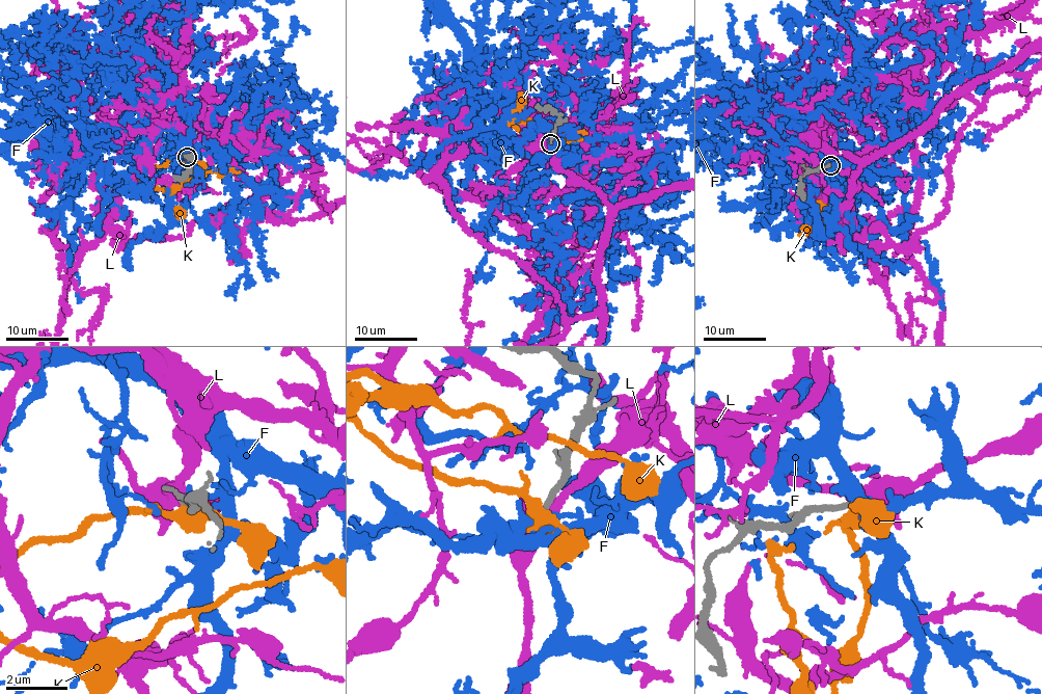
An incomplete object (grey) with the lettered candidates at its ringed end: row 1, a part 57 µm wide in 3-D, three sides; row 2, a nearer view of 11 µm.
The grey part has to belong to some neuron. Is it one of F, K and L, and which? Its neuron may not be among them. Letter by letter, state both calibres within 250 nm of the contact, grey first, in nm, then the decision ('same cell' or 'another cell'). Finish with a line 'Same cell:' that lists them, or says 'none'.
F: calibres 180 and 110 nm; another cell
K: calibres 200 and 400 nm; another cell
L: calibres 180 and 400 nm; another cell
Same cell: none

